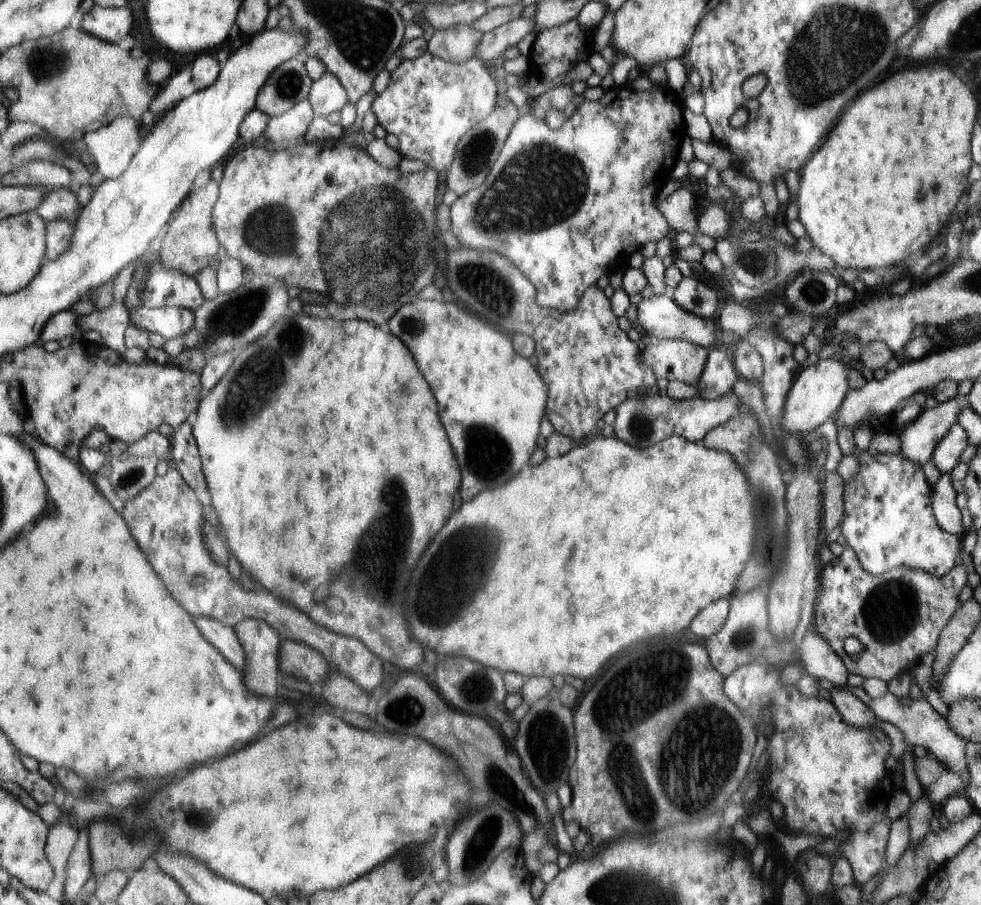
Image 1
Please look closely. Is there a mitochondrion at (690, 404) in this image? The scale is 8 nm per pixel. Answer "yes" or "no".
no

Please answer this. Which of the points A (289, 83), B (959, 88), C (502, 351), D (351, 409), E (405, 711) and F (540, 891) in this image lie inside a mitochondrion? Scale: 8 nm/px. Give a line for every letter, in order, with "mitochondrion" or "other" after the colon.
A: mitochondrion
B: other
C: other
D: other
E: mitochondrion
F: other

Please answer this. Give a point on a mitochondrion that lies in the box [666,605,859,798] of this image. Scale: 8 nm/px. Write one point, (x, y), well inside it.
(747, 635)

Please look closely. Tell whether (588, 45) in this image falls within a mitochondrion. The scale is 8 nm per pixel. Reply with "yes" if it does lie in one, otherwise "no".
no

